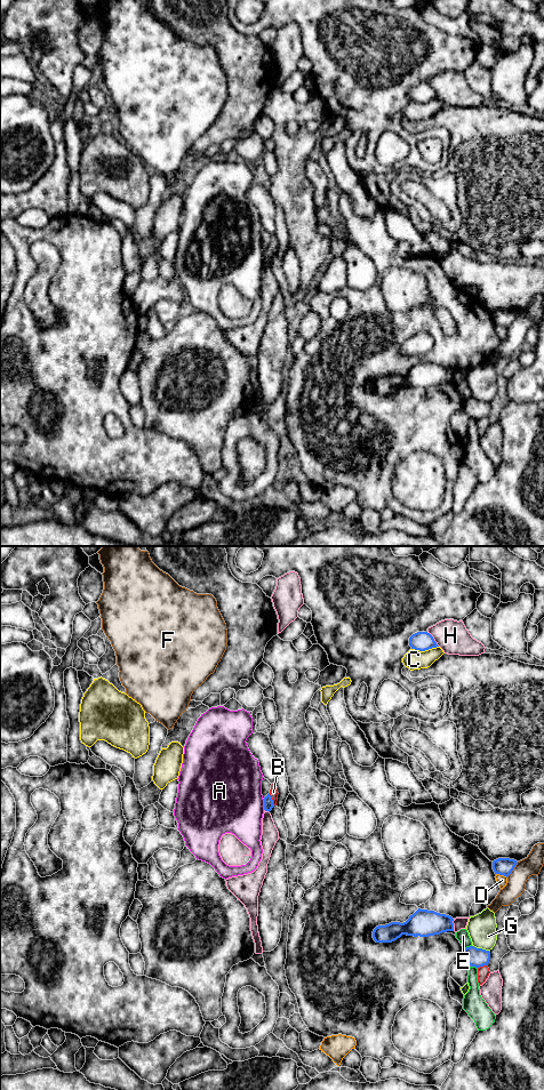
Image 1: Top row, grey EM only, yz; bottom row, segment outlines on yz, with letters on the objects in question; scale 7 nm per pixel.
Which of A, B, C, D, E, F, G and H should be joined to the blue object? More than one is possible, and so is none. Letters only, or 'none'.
none

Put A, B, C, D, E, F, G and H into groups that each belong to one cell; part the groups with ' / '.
A / B / C / D / E / F / G / H

